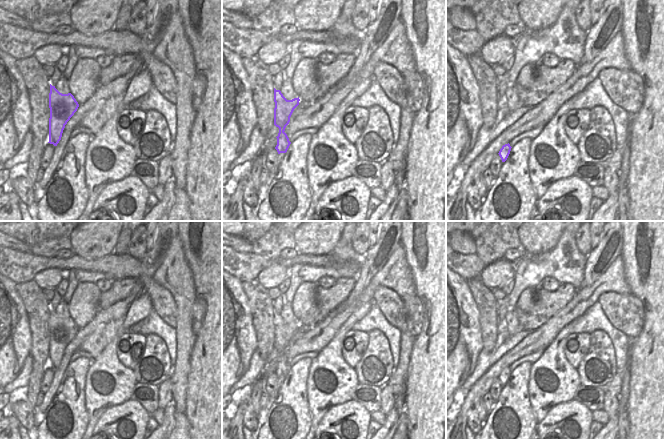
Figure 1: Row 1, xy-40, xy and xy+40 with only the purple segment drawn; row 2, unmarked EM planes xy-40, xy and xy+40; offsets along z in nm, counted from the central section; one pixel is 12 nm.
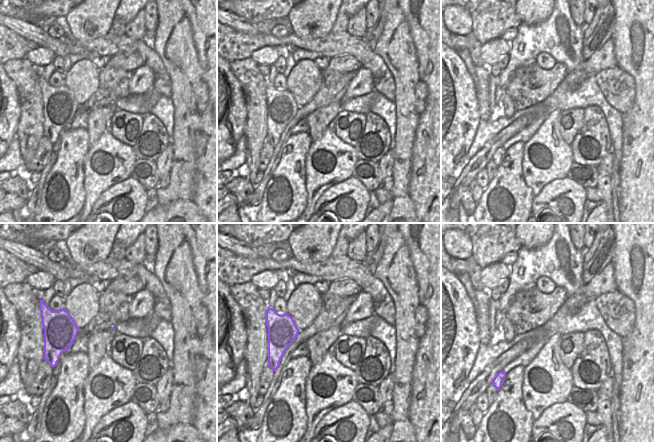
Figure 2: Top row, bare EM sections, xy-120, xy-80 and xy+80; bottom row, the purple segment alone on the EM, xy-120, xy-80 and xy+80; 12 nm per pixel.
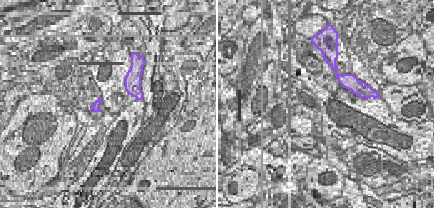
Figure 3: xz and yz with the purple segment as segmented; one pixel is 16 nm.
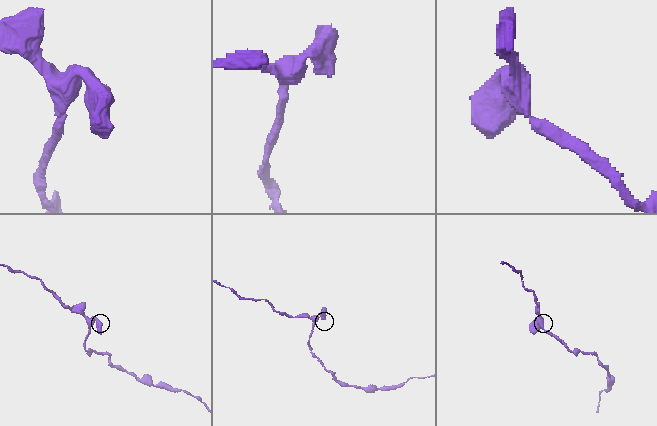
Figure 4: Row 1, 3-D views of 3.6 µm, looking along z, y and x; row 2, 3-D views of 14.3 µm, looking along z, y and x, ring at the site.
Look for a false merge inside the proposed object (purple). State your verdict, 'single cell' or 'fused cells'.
single cell

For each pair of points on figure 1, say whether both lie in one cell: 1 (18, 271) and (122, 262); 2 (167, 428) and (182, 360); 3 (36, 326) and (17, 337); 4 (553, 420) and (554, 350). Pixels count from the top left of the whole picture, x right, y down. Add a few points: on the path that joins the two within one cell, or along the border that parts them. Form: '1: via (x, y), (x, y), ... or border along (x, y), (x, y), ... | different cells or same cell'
1: via (44, 263), (96, 264) | same cell
2: border along (173, 398), (176, 411) | different cells
3: border along (24, 306), (29, 321), (30, 353) | different cells
4: border along (573, 398), (555, 404), (538, 423) | different cells

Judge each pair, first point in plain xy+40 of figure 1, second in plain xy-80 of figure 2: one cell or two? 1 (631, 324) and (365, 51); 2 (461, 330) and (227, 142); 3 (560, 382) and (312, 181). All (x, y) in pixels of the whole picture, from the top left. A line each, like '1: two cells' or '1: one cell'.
1: one cell
2: one cell
3: one cell

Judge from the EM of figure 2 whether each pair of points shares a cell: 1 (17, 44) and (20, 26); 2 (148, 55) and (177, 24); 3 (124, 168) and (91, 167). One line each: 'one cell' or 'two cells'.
1: two cells
2: two cells
3: one cell

